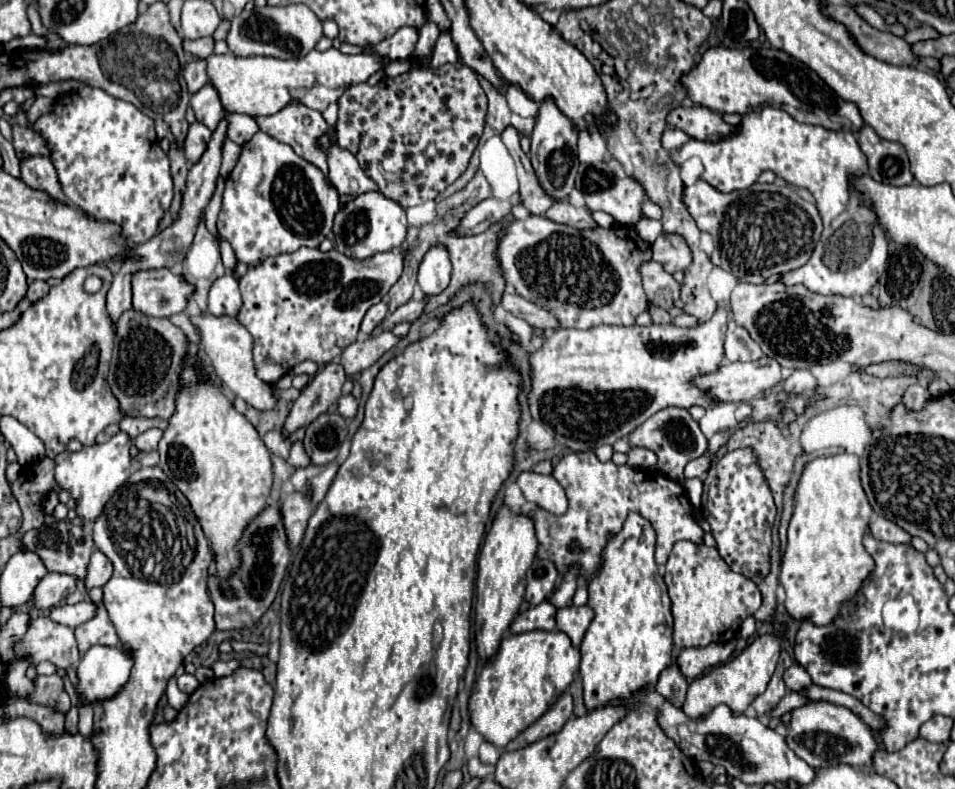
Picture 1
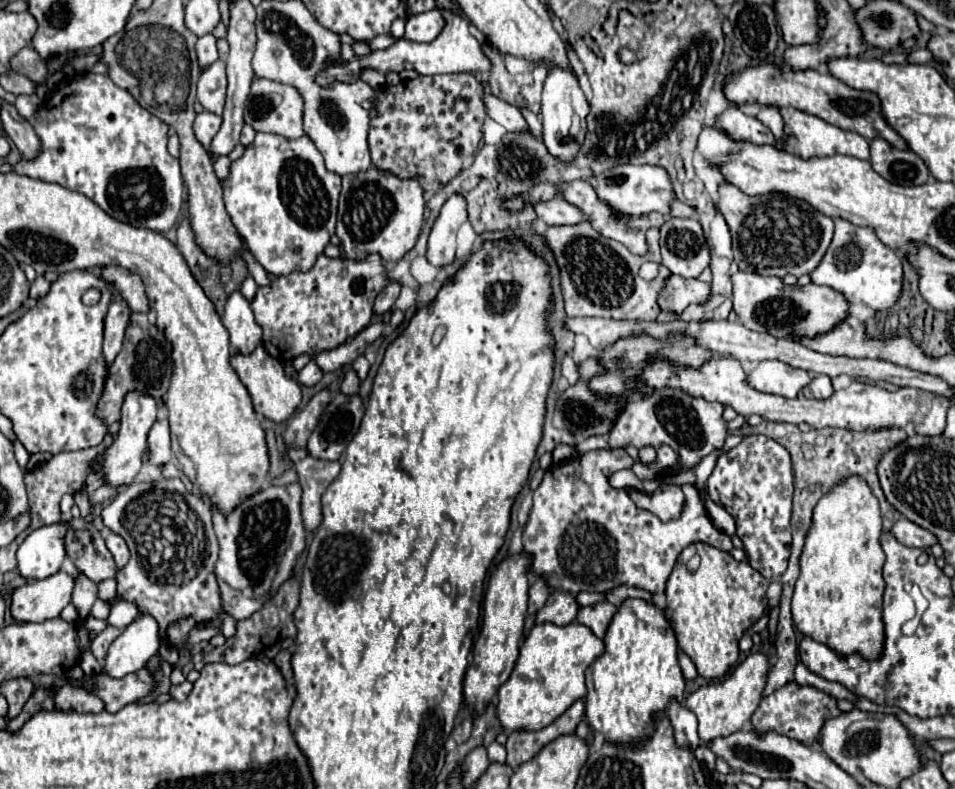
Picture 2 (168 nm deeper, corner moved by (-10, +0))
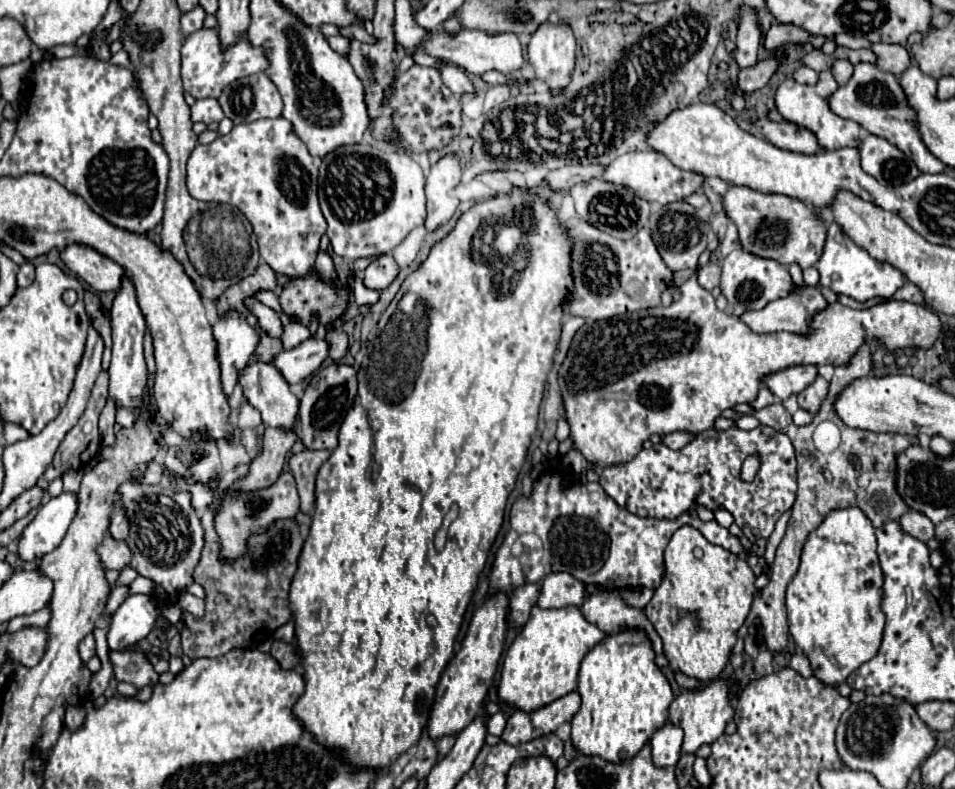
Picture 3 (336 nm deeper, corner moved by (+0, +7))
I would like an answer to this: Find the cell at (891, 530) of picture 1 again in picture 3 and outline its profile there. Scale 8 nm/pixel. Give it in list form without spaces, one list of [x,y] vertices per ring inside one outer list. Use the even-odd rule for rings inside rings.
[[[910,510],[908,514],[904,514],[904,518],[898,520],[902,530],[922,542],[928,542],[930,538],[934,538],[934,524],[920,512]]]

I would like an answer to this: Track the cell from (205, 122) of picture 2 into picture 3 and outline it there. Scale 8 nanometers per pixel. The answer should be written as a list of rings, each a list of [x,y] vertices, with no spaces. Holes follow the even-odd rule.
[[[214,98],[196,100],[190,110],[192,110],[192,122],[210,124],[210,122],[220,122],[224,118],[224,112],[222,112],[218,100],[214,100]]]

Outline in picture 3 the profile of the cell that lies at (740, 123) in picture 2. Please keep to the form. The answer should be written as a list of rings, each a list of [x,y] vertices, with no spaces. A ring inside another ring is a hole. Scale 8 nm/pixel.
[[[758,118],[752,122],[754,130],[762,134],[768,142],[782,150],[790,152],[802,152],[802,154],[816,154],[820,150],[816,136],[792,122],[772,122],[768,118]]]

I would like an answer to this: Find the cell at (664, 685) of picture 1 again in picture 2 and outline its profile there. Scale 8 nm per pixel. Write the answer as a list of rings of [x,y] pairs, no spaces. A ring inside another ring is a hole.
[[[672,701],[668,707],[668,719],[674,729],[674,739],[680,749],[694,751],[700,745],[698,739],[698,721],[690,709],[680,705],[678,701]]]

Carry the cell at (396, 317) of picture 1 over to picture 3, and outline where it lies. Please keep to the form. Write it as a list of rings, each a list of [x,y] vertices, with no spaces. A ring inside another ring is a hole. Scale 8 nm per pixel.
[[[308,338],[294,350],[282,350],[274,356],[274,366],[288,384],[300,384],[310,378],[328,358],[330,342],[326,338]]]

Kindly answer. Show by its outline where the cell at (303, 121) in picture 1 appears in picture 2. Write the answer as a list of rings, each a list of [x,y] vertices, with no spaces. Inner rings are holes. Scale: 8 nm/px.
[[[254,77],[252,87],[250,87],[250,95],[244,103],[244,123],[250,125],[254,131],[278,133],[278,135],[288,137],[288,139],[302,137],[304,135],[304,129],[302,129],[302,97],[290,85],[282,85],[276,81],[266,81],[266,79]]]

